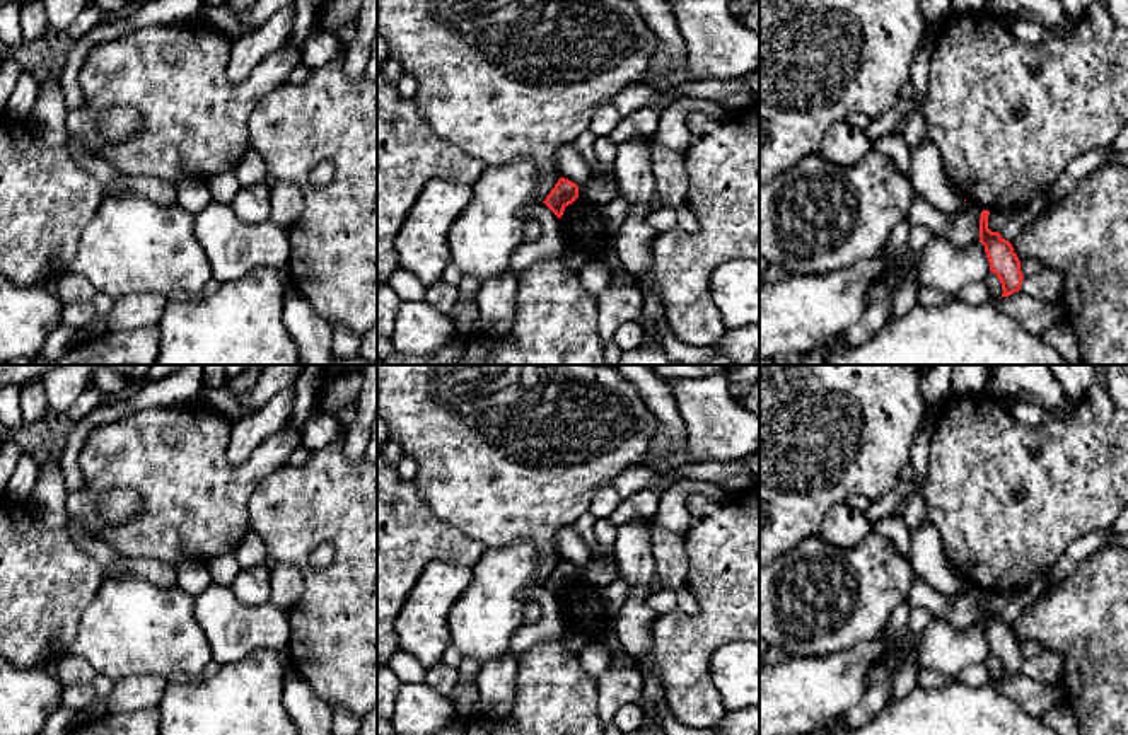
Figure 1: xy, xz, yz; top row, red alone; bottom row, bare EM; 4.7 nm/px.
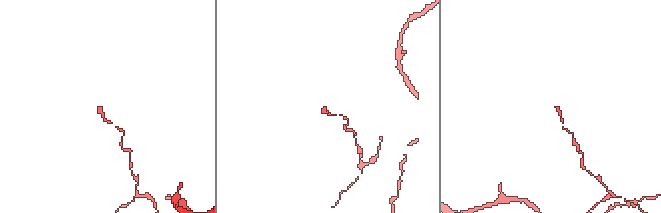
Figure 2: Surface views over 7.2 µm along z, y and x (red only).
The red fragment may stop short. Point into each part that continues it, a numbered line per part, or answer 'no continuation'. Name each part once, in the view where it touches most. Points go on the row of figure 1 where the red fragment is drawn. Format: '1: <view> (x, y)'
no continuation

